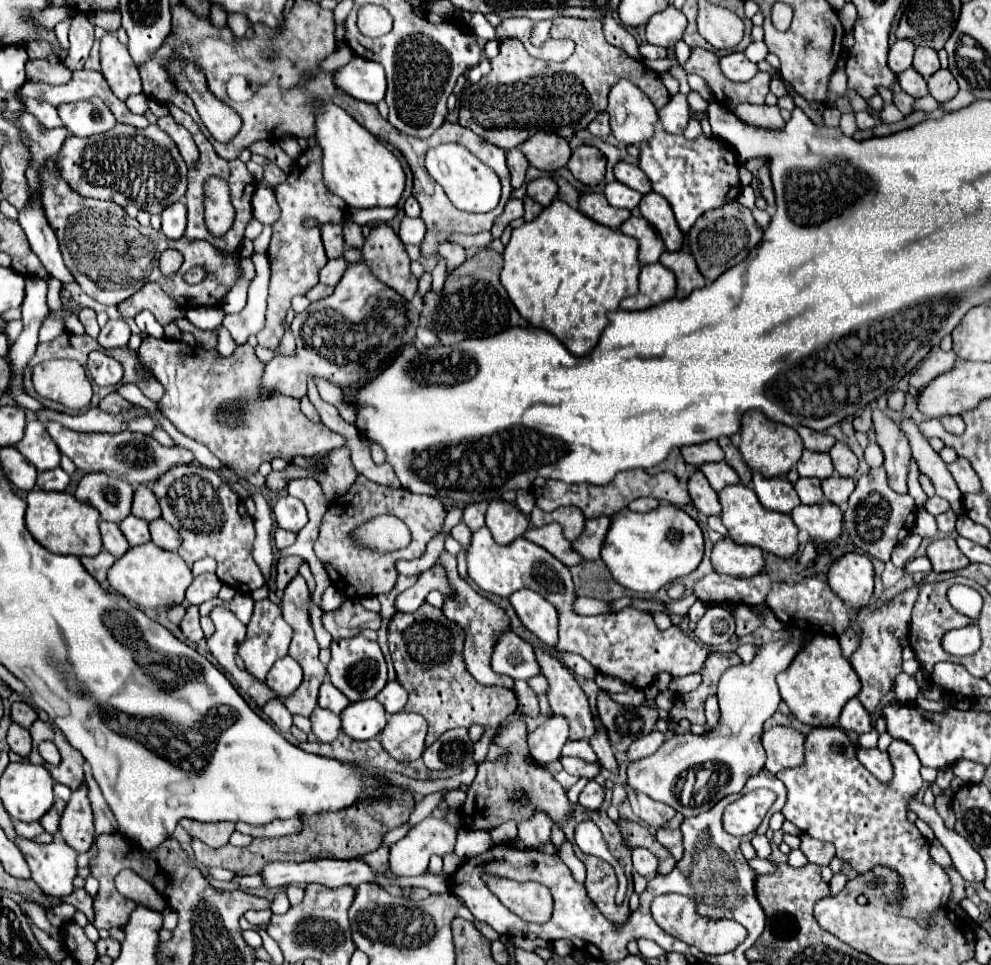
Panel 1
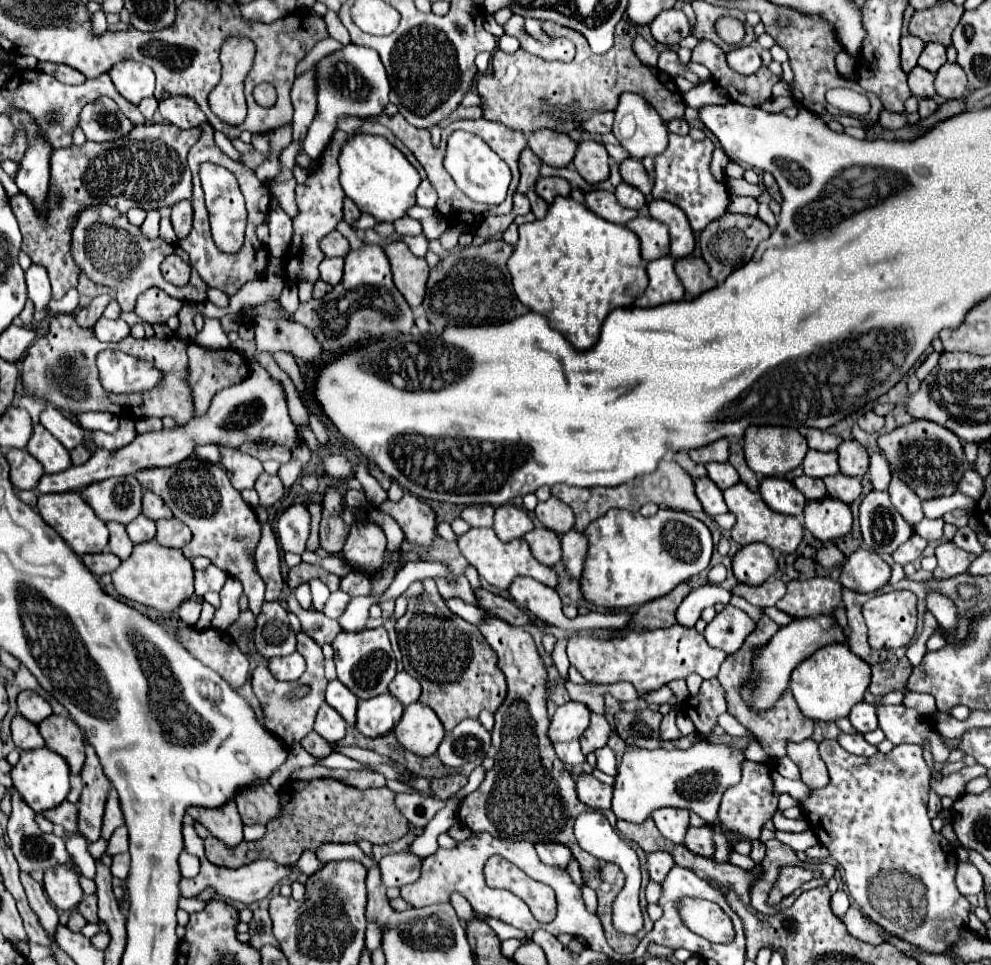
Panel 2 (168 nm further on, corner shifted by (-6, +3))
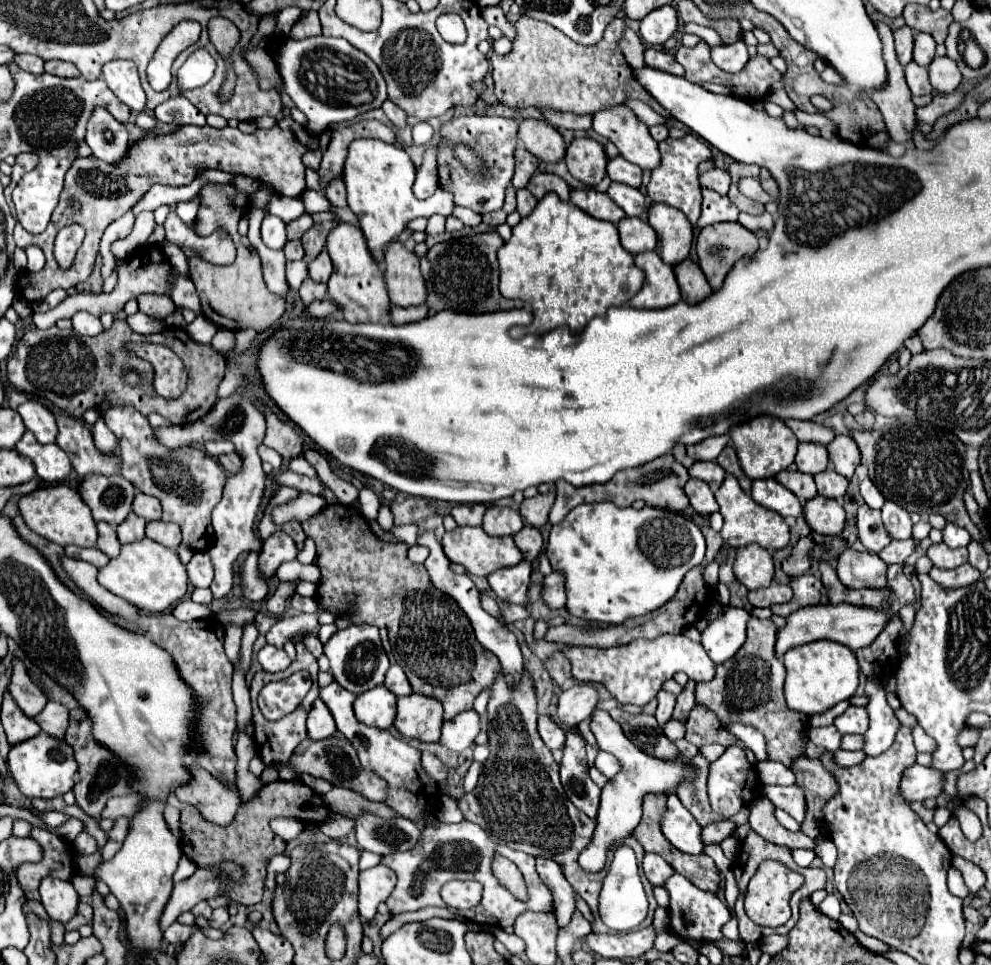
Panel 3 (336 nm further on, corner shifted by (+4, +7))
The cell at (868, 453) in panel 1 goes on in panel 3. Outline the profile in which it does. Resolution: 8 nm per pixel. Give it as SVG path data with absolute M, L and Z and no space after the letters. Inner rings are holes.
M870 479L860 481L860 493L862 493L862 497L864 497L864 501L866 501L868 507L872 507L872 509L880 509L880 507L884 505L884 497L882 497L882 493L874 487L874 483L872 483Z

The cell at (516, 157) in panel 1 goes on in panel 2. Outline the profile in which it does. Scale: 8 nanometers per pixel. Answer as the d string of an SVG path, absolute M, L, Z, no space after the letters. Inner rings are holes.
M526 147L522 153L520 153L520 183L518 183L518 191L520 193L526 193L530 187L534 187L534 183L538 181L538 171L540 171L540 165L542 161Z

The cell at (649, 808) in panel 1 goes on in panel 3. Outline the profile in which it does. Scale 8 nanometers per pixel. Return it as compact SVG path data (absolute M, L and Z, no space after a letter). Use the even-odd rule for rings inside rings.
M668 795L666 815L662 819L662 831L666 839L682 853L700 855L704 849L702 827L690 815L690 811L680 803L676 795Z

